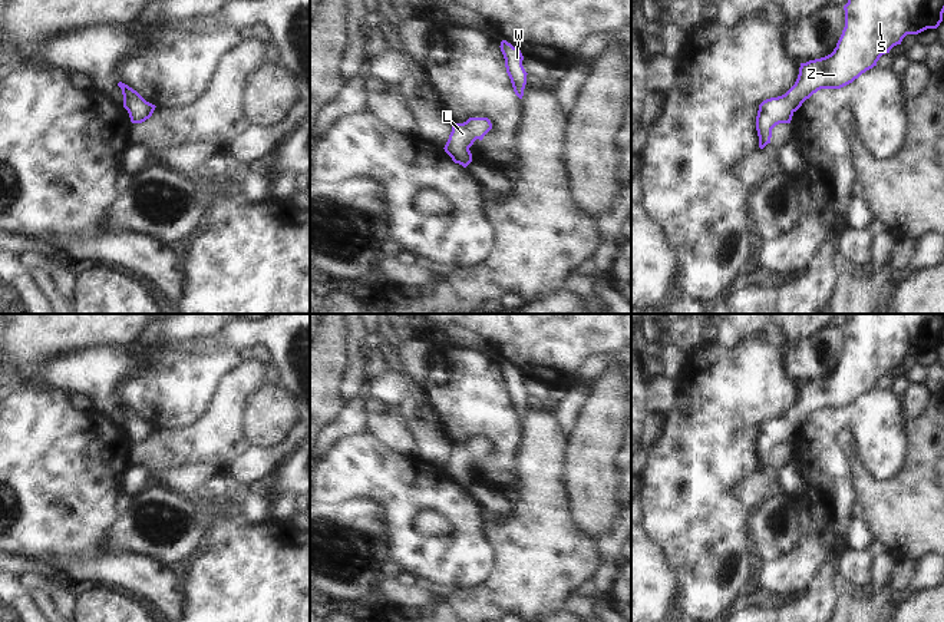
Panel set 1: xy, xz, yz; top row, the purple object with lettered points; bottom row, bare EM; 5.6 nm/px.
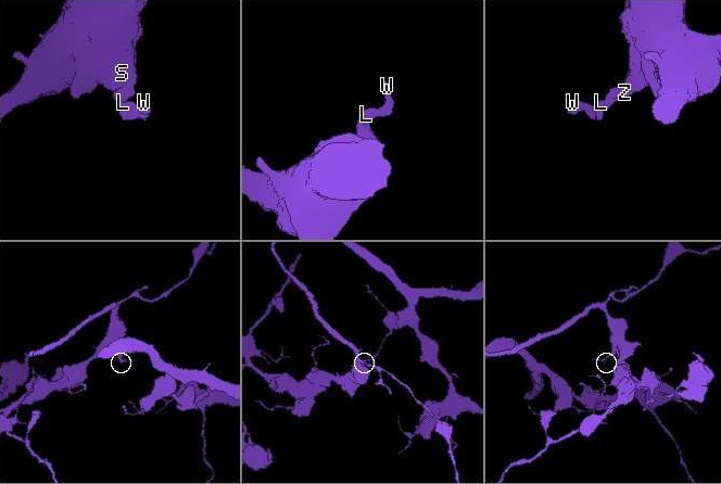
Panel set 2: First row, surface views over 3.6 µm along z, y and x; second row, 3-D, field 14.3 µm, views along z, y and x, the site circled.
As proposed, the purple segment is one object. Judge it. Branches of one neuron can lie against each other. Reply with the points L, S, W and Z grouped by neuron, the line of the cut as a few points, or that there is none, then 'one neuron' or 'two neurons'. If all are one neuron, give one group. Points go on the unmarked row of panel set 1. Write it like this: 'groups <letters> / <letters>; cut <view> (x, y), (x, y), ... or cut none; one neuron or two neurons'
groups L S W Z; cut none; one neuron

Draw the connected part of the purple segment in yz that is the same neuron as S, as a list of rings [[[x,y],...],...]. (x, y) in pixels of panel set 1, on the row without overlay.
[[[848,314],[845,348],[834,373],[825,378],[801,384],[795,406],[782,417],[770,418],[759,426],[756,451],[759,469],[770,464],[772,450],[779,444],[790,444],[793,434],[821,410],[841,410],[862,394],[877,387],[879,378],[901,365],[907,355],[918,355],[937,350],[943,343],[944,314]]]

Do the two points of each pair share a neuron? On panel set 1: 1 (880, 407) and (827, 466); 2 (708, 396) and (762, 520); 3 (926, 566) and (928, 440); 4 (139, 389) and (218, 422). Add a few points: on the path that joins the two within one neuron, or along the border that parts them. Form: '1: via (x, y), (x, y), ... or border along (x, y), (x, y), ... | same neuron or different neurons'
1: via (860, 419), (845, 419), (827, 437), (827, 446) | same neuron
2: border along (749, 510), (751, 545) | different neurons
3: border along (928, 553), (917, 562) | different neurons
4: border along (218, 384), (204, 413), (191, 424), (172, 430) | different neurons

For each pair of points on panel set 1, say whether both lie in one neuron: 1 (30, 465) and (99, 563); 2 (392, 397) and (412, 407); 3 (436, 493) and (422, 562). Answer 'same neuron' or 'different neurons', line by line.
1: same neuron
2: different neurons
3: same neuron

